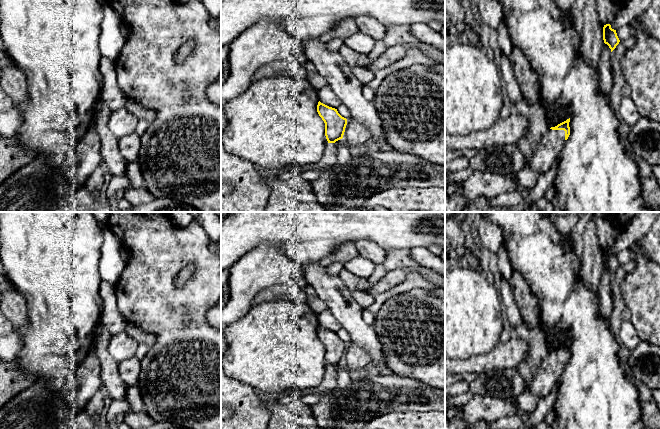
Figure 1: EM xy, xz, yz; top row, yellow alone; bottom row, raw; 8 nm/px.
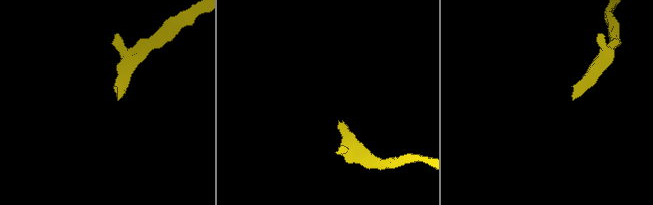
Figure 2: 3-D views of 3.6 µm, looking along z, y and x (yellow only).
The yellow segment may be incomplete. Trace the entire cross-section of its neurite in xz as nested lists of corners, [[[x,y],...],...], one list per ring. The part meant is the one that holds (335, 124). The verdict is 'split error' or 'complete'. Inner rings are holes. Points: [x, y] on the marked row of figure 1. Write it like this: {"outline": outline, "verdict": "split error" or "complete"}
{"outline": [[[320,101],[317,105],[317,112],[325,123],[325,136],[328,143],[335,143],[342,139],[347,119],[342,117],[337,109],[329,107]]], "verdict": "complete"}

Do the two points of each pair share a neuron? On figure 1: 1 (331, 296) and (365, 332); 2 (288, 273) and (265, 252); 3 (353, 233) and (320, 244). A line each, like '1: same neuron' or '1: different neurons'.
1: same neuron
2: same neuron
3: same neuron

